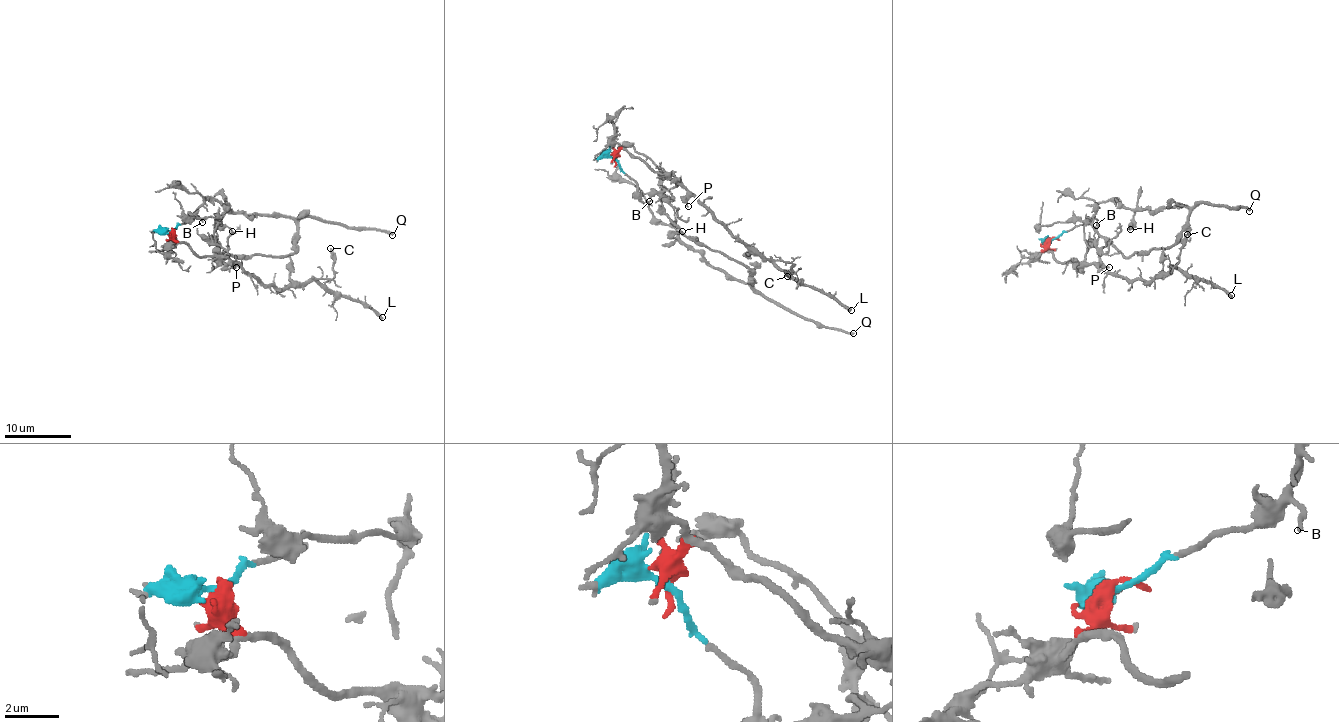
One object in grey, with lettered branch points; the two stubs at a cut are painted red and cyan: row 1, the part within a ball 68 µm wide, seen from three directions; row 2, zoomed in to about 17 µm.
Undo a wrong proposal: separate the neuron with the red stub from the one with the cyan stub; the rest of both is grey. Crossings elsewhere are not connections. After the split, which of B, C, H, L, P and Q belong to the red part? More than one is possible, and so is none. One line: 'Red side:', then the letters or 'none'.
Red side: C, L, P

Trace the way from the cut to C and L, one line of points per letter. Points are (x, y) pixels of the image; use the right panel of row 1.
C: (1052, 238), (1044, 251), (1060, 262), (1092, 263), (1104, 270), (1144, 281), (1160, 278), (1179, 260), (1187, 234)
L: (1052, 238), (1044, 251), (1060, 262), (1092, 263), (1104, 270), (1144, 281), (1177, 268), (1232, 295)

